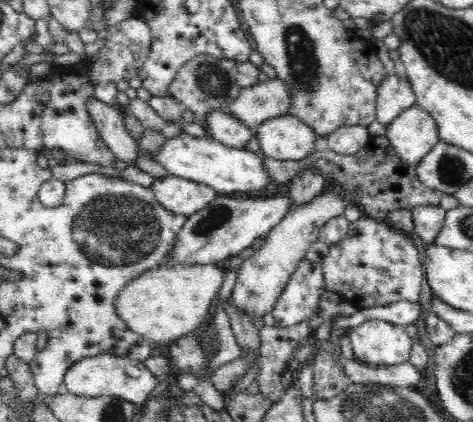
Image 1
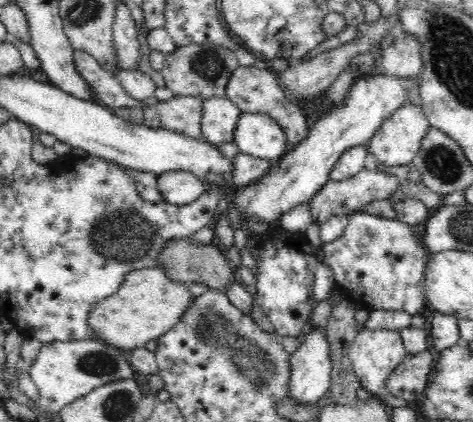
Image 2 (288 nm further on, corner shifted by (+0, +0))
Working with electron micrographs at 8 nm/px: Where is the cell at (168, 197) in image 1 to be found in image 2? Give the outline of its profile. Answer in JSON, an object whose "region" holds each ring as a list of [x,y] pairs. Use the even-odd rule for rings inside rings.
{"region":[[[168,170],[166,174],[160,174],[158,190],[168,204],[176,204],[176,206],[192,204],[206,194],[204,180],[182,170]]]}

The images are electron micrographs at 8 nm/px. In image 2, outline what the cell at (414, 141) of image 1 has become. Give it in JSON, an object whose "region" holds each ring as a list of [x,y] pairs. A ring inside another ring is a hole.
{"region":[[[422,104],[400,106],[400,110],[386,118],[382,128],[370,138],[366,144],[368,152],[384,166],[412,164],[428,128],[430,120],[426,118]]]}

